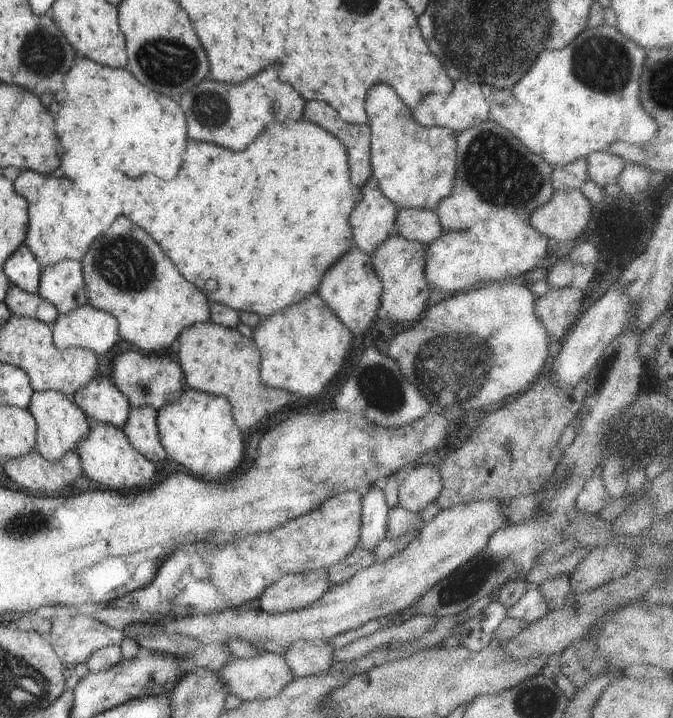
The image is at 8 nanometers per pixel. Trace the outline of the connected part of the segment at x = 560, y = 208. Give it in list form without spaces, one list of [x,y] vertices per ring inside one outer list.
[[[580,189],[554,191],[548,202],[529,214],[529,223],[550,240],[574,240],[586,231],[591,206]]]

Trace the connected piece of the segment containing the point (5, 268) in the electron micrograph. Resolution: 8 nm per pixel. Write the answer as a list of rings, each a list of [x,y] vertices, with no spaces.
[[[24,243],[4,261],[1,269],[12,285],[29,293],[38,292],[43,268]]]

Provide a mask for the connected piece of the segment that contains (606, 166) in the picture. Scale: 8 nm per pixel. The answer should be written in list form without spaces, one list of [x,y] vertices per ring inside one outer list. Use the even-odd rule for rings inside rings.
[[[594,151],[587,160],[589,180],[604,188],[608,184],[617,182],[617,176],[624,170],[624,161],[616,155],[606,151]]]

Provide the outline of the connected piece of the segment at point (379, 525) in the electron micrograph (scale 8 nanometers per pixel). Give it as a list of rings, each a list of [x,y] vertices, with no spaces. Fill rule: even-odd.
[[[375,485],[361,496],[360,545],[375,552],[376,545],[385,538],[389,506],[382,485]]]

